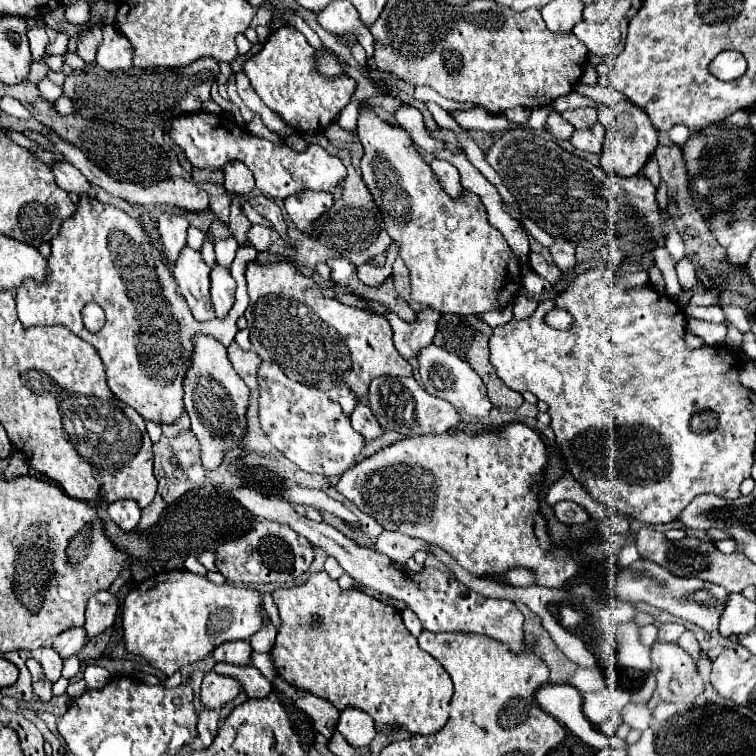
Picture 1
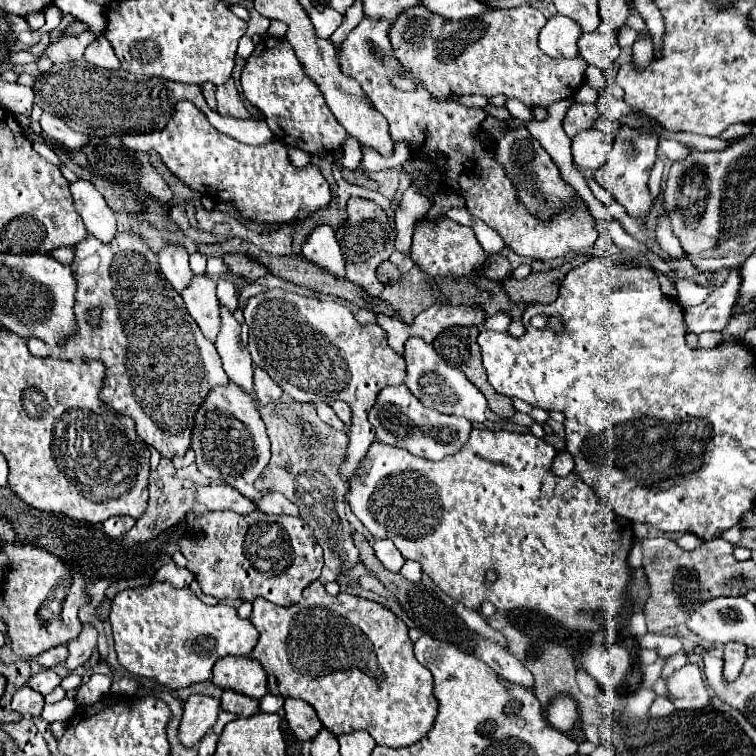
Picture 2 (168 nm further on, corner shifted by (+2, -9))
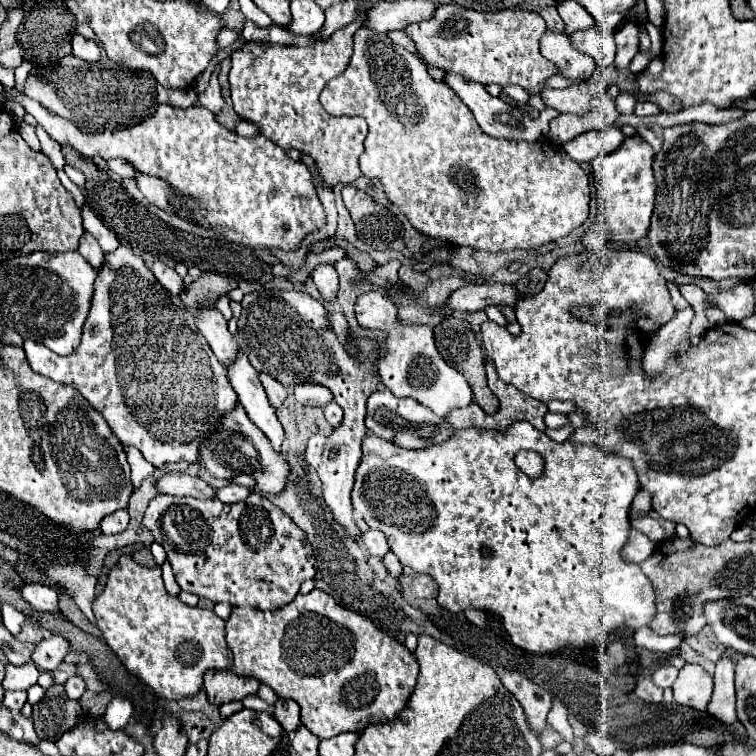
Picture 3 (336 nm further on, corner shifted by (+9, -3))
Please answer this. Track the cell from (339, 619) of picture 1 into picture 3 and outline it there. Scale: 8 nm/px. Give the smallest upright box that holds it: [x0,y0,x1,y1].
[226,590,418,738]

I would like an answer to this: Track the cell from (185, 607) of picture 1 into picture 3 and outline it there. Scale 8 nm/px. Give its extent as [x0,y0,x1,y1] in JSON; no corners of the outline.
[92,556,232,700]

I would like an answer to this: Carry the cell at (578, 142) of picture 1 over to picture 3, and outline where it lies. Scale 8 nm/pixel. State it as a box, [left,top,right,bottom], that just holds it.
[562,126,626,164]

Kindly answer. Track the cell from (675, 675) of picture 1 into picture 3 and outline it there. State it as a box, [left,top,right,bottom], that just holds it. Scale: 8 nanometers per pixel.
[674,664,712,712]

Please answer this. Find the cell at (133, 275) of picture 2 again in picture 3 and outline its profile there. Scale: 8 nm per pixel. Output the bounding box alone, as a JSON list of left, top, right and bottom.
[24,246,238,468]

